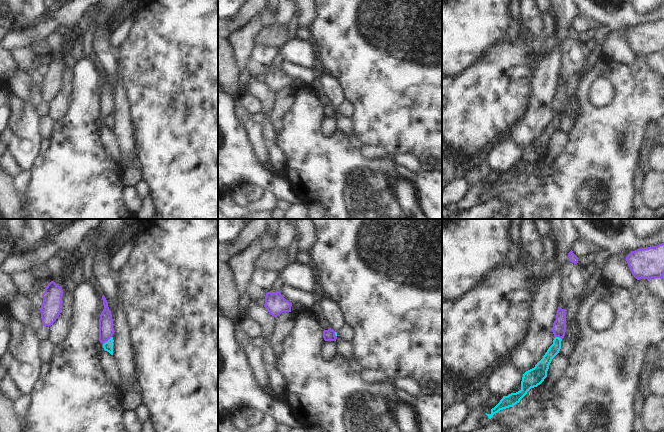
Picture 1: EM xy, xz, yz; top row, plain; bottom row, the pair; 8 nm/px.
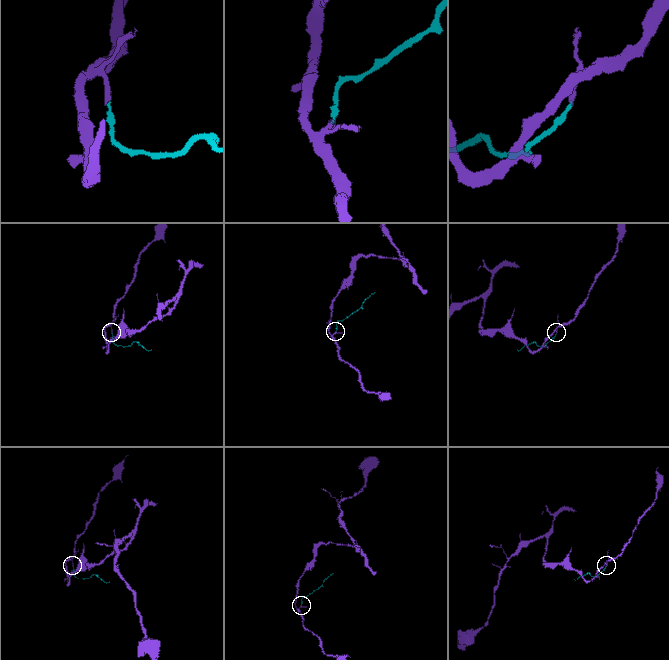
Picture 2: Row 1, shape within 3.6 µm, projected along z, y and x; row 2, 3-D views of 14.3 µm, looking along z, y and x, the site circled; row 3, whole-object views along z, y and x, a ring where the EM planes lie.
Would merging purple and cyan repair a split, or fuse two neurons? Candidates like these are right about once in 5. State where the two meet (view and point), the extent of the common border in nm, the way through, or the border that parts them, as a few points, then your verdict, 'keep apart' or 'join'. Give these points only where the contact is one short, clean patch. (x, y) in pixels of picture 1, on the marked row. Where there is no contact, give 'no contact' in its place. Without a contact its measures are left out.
meets purple in xy at (107, 340); contact 100 nm long; border along xy (111, 336), (103, 344); keep apart

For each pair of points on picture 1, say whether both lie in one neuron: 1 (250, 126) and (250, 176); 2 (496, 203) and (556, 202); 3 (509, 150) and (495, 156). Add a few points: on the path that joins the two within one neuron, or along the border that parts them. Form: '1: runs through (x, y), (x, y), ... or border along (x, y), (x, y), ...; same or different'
1: border along (242, 125), (252, 152), (260, 163); different
2: border along (491, 197), (502, 199), (509, 206); different
3: runs through (506, 153), (503, 156), (498, 156); same

